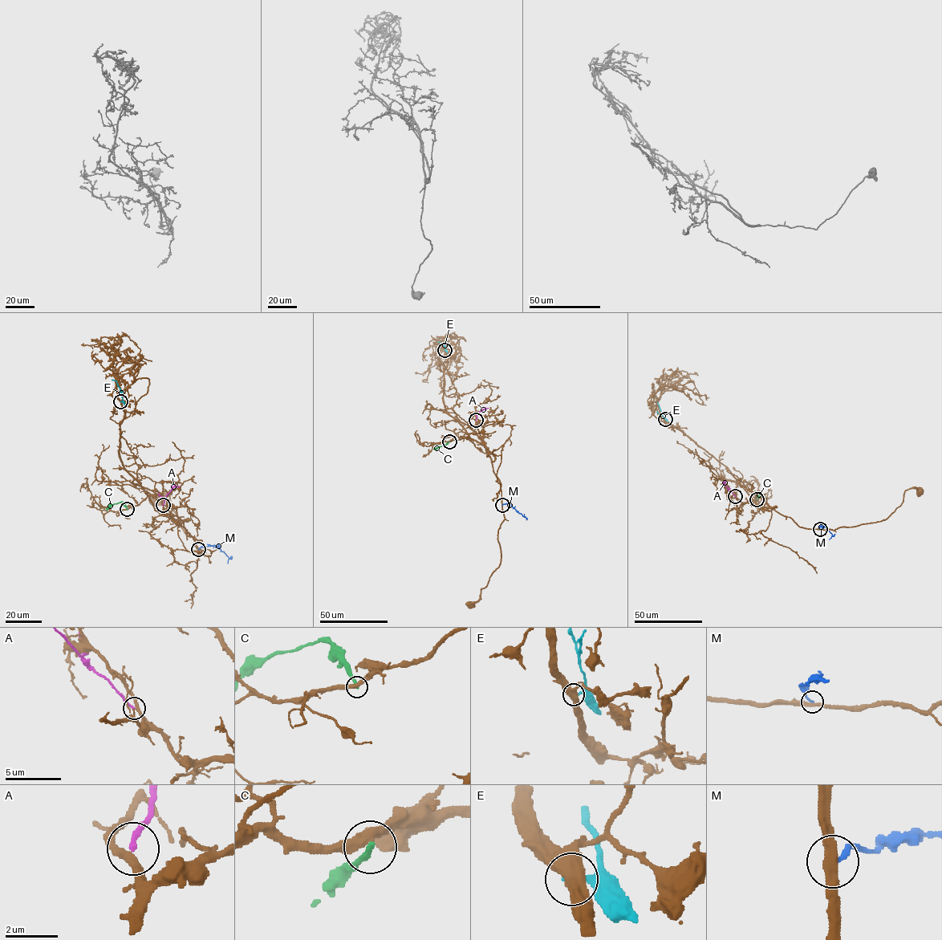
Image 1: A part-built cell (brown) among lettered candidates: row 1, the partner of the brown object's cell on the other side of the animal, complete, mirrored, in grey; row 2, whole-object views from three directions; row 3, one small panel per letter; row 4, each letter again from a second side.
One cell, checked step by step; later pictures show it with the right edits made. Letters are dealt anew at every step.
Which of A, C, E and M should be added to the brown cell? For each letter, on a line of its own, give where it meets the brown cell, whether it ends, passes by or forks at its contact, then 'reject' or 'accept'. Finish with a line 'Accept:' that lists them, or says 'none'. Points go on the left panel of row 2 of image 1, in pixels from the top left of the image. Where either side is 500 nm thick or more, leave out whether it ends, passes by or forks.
A: contact (163, 505); it ends; reject
C: contact (127, 509); it ends; reject
E: contact (120, 401); reject
M: contact (198, 549); it ends; reject
Accept: none

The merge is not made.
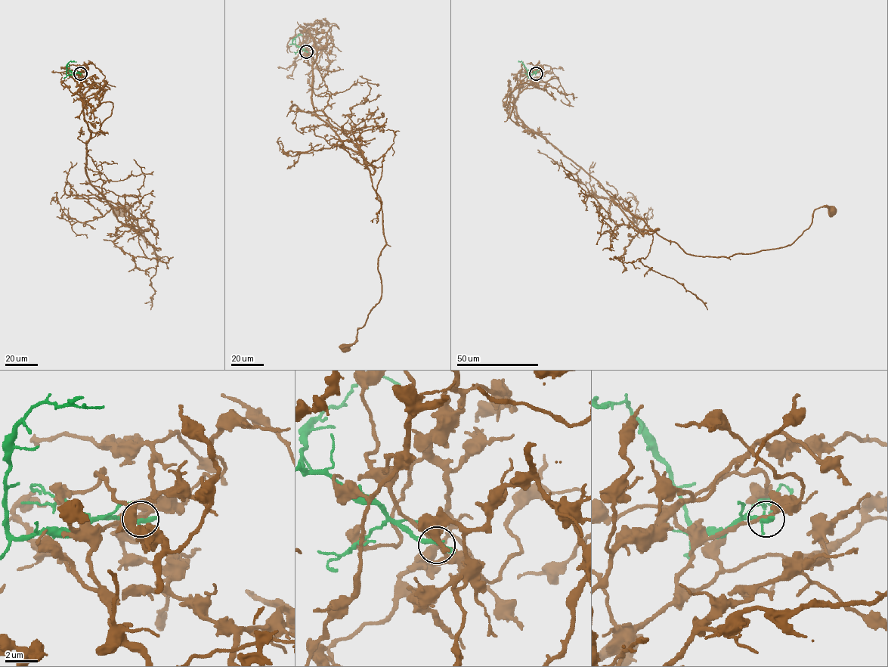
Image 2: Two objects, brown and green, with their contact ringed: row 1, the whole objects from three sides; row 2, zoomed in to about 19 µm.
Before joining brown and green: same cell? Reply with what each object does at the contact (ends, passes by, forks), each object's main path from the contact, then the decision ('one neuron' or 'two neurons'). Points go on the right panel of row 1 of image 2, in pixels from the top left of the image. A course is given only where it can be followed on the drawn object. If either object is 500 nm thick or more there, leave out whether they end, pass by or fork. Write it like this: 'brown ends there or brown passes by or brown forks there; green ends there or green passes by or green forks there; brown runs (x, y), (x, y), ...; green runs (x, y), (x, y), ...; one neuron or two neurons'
brown passes by; green ends there; brown runs (536, 73), (521, 88), (518, 117), (687, 253), (784, 247), (813, 211), (830, 209); green runs (536, 73), (528, 75), (524, 63), (519, 62); two neurons

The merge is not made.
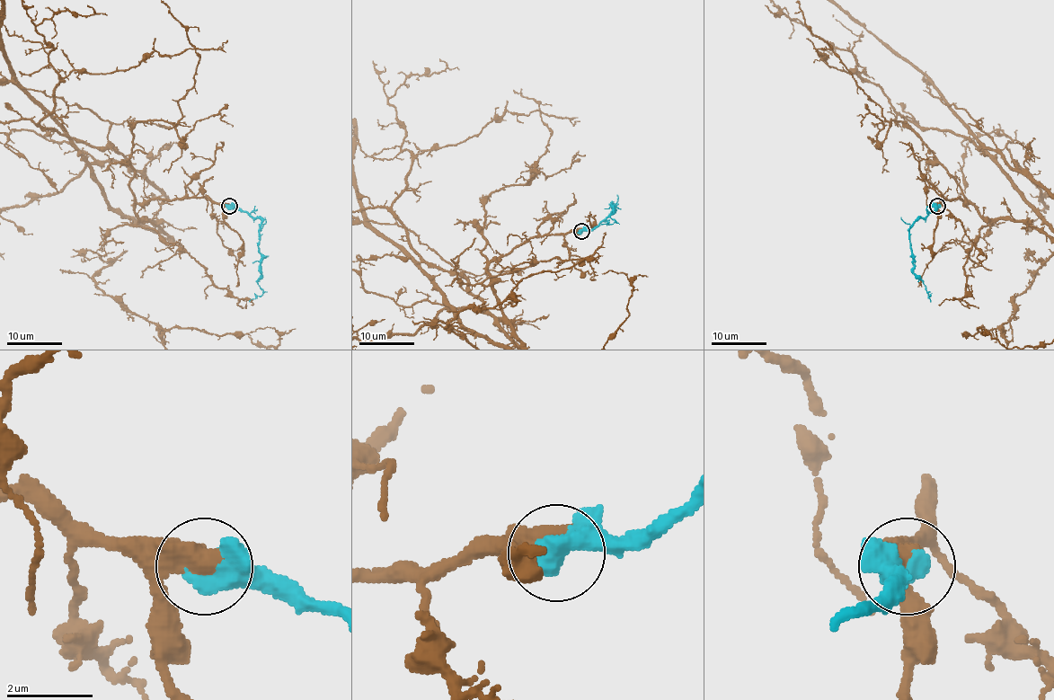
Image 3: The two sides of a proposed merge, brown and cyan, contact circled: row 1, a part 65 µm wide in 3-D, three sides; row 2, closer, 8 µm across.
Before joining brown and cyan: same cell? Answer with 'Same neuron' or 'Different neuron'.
Same neuron

